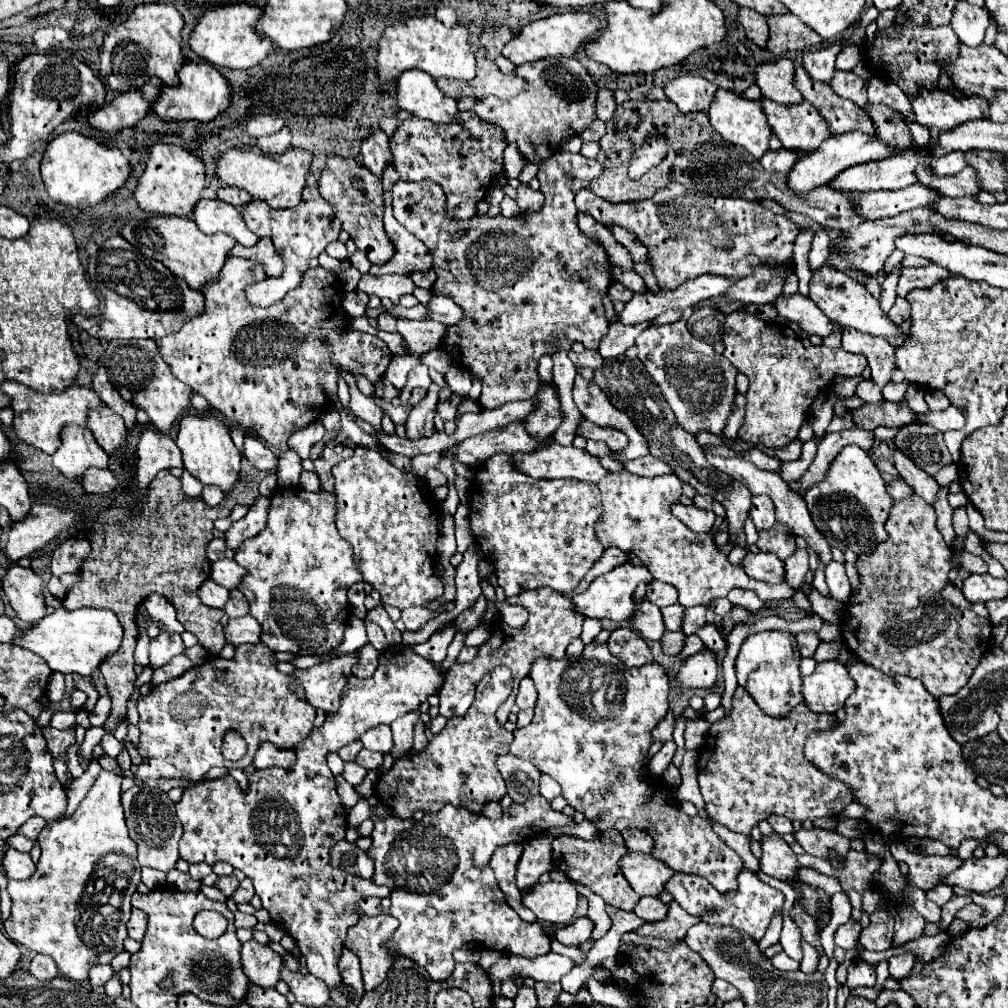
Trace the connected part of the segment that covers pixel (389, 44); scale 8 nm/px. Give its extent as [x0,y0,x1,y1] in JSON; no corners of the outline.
[376,17,476,91]

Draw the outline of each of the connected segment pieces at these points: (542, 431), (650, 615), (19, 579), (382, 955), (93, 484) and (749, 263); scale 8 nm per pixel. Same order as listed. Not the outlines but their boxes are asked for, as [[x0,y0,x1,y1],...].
[[526,385,562,439],[634,599,664,641],[2,565,46,625],[344,913,398,991],[80,469,120,495],[576,183,798,291]]

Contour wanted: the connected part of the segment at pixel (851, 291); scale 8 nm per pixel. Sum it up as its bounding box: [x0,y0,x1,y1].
[810,263,908,339]

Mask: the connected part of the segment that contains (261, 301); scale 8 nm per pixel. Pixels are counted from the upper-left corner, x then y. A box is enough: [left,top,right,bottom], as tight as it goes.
[242,185,340,307]

